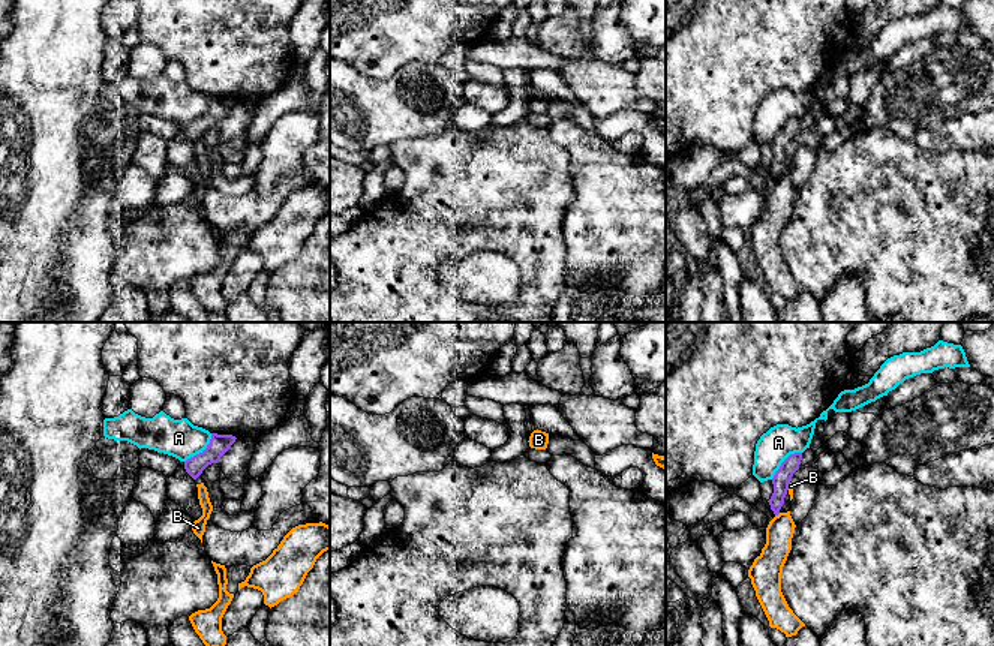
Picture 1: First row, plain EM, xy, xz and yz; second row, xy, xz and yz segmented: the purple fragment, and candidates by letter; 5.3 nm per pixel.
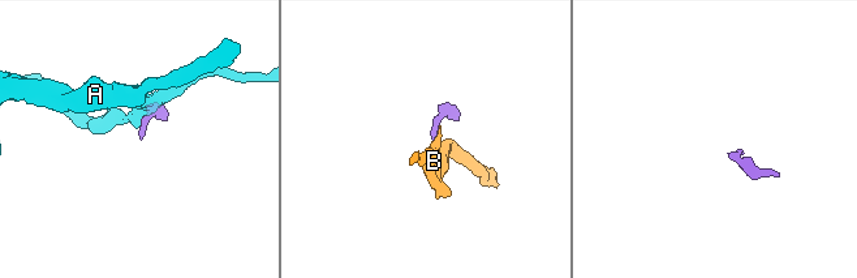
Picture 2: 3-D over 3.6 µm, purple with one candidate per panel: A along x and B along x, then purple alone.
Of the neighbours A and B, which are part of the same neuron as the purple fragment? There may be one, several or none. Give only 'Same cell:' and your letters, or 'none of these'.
Same cell: none of these

